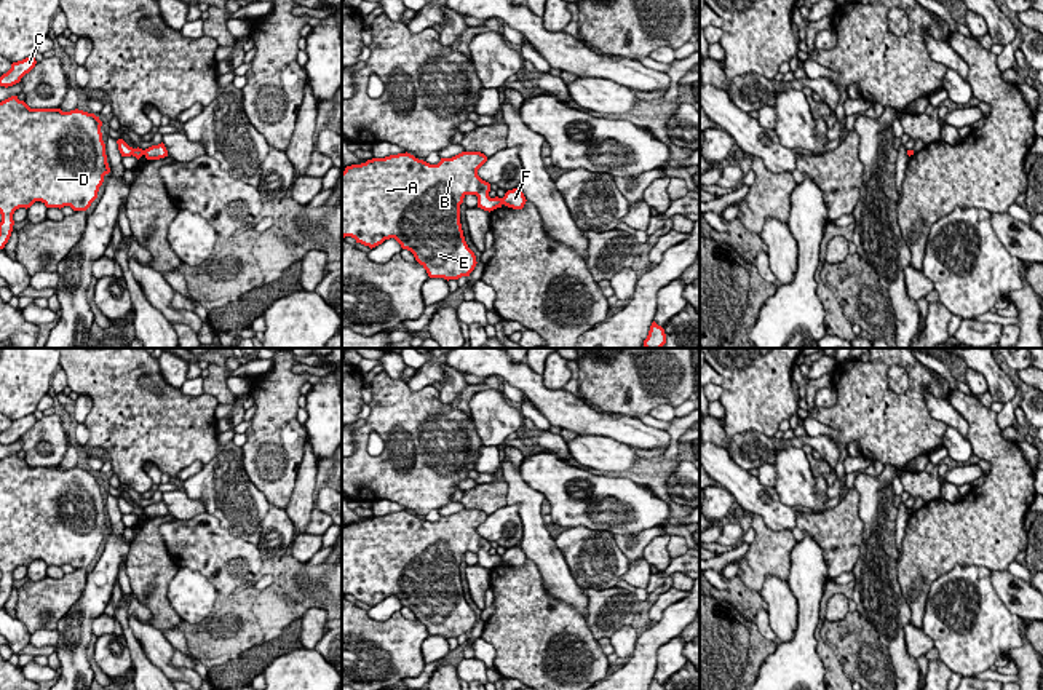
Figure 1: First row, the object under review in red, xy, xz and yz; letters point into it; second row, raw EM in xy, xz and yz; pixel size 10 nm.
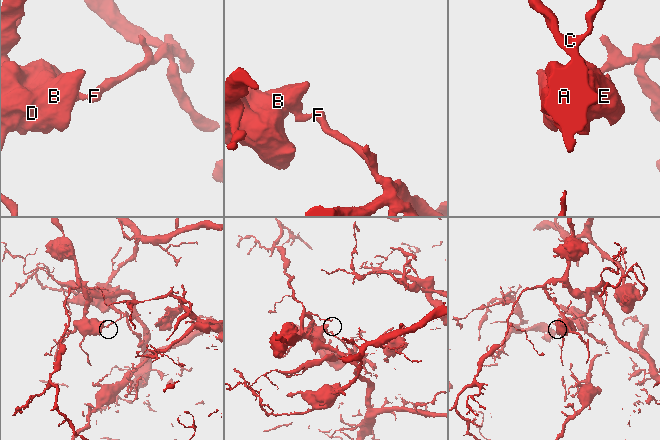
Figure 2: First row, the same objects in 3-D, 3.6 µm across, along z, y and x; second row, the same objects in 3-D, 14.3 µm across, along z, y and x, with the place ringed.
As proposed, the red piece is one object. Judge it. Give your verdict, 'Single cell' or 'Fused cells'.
Fused cells

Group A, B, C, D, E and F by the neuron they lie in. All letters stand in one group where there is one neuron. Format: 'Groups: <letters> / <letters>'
Groups: A B C D E / F

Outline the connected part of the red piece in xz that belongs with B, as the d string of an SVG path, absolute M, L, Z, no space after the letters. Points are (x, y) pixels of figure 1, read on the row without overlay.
M406 510L347 524L342 530L342 597L351 594L356 601L372 607L385 597L395 596L403 607L414 612L430 636L444 636L449 639L470 634L478 620L463 594L460 562L466 553L476 553L478 565L489 570L503 562L502 556L489 554L490 541L478 533L478 527L486 519L487 514L481 510L462 510L452 516L441 516L438 522L430 522Z

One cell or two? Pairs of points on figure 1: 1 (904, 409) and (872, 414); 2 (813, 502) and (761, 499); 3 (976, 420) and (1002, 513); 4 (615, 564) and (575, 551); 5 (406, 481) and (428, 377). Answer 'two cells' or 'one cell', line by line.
1: one cell
2: two cells
3: one cell
4: one cell
5: two cells

